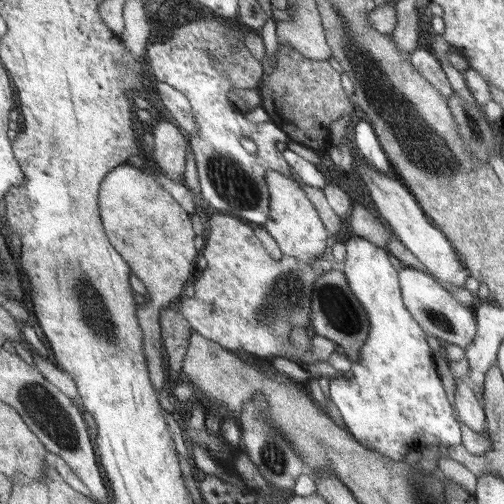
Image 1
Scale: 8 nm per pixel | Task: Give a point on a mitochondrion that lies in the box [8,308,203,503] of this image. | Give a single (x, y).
(40, 405)

